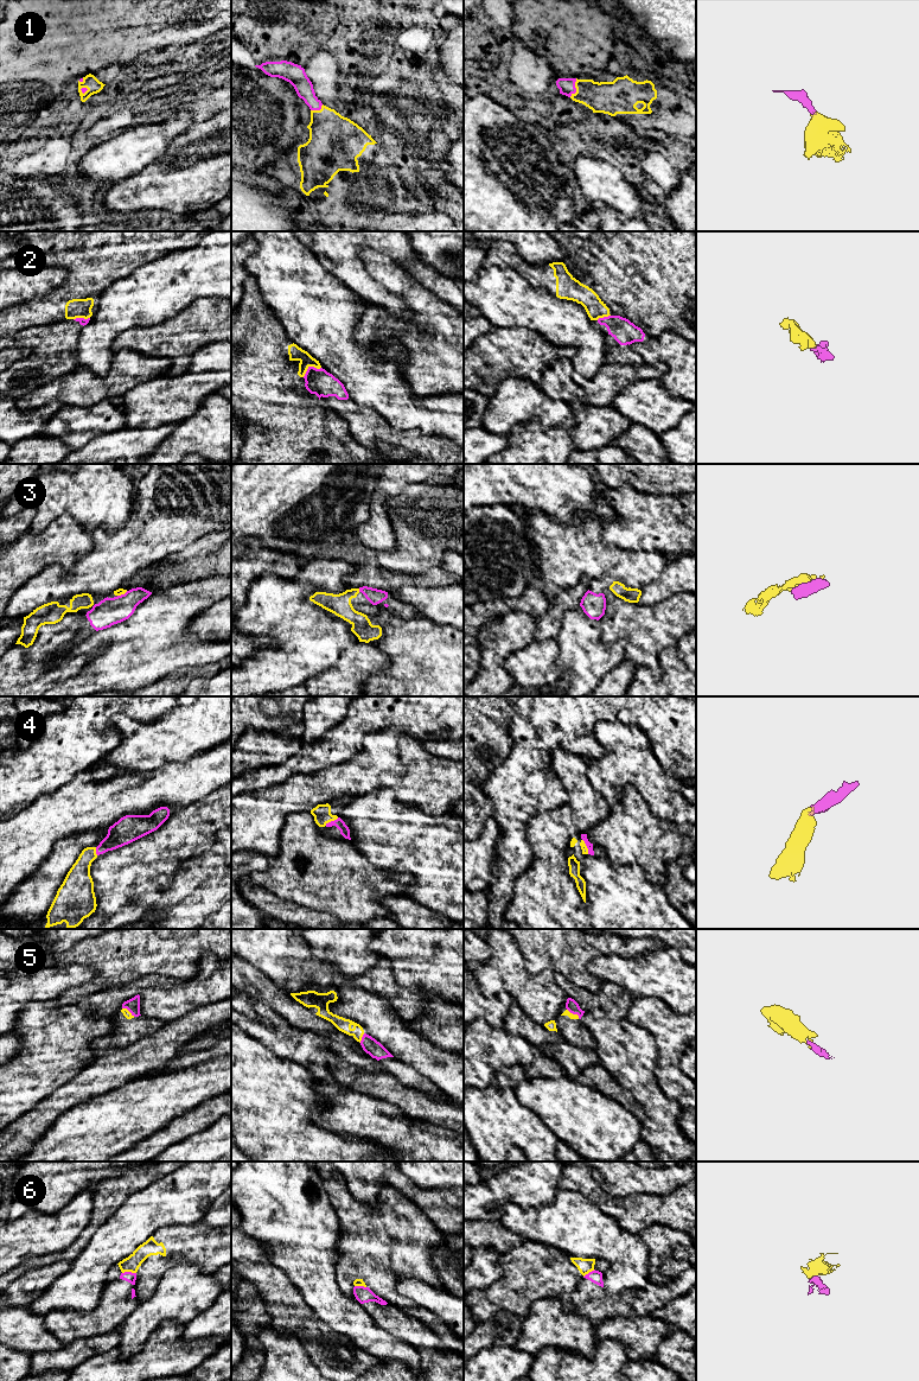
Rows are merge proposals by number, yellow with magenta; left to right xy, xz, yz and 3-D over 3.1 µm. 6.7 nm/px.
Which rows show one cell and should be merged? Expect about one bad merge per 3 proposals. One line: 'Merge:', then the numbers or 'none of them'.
Merge: 1, 3, 4, 5

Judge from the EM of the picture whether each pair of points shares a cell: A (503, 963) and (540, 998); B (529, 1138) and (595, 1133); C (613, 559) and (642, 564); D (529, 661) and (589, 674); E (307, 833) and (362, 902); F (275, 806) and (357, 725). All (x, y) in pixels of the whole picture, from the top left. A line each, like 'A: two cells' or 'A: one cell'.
A: one cell
B: two cells
C: one cell
D: two cells
E: one cell
F: two cells

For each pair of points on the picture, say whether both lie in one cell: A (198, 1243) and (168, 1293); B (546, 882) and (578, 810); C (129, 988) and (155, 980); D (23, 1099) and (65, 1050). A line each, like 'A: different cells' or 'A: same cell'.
A: different cells
B: same cell
C: same cell
D: same cell

